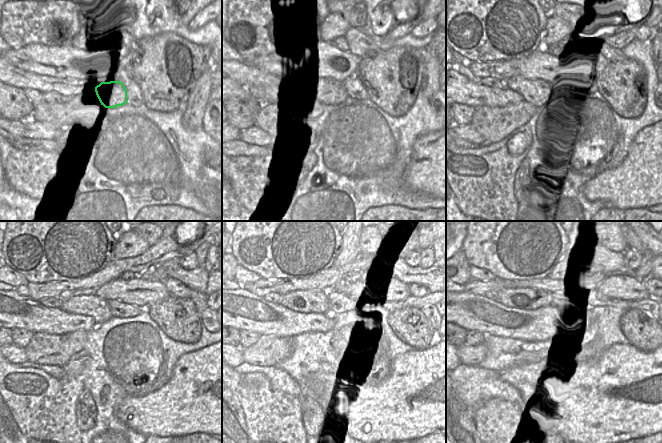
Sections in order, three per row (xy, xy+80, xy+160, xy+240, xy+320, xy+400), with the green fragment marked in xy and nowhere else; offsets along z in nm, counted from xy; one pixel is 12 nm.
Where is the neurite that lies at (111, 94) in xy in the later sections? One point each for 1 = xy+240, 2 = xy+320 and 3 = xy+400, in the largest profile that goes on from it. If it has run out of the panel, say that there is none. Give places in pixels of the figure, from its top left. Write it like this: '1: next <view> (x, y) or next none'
1: next xy+240 (91, 305)
2: next xy+320 (303, 301)
3: next xy+400 (520, 298)

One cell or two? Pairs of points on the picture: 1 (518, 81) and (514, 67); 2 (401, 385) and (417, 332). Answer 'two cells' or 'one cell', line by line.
1: two cells
2: two cells

